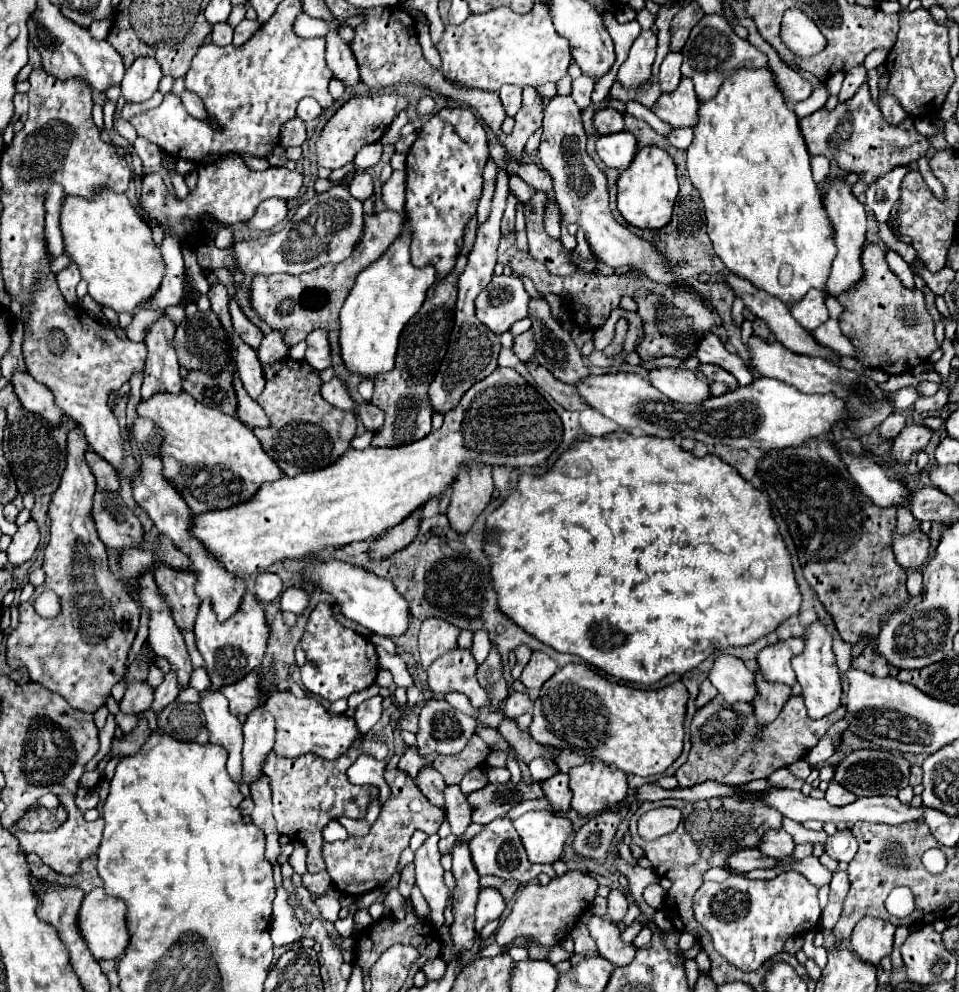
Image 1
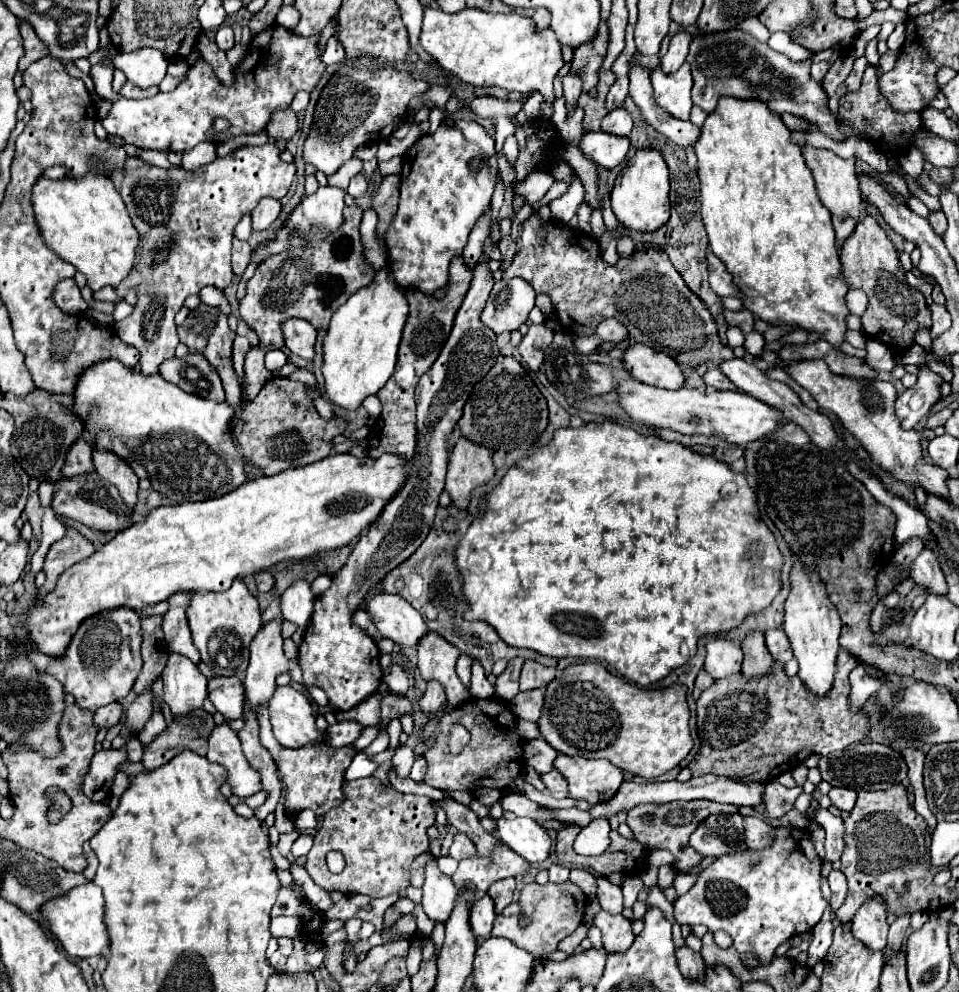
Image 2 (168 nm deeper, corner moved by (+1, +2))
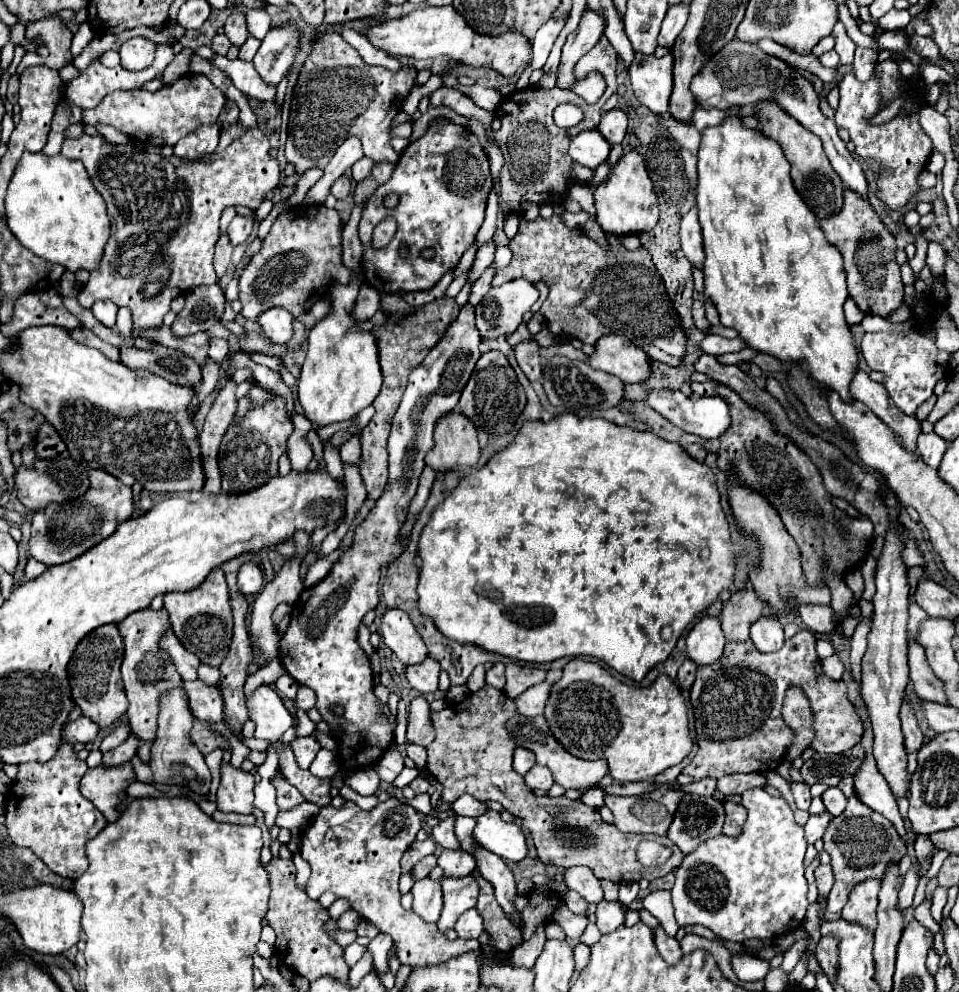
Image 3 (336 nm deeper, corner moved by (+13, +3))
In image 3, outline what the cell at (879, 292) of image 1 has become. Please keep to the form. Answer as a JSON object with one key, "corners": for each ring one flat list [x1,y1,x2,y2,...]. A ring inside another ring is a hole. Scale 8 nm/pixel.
{"corners":[[845,189,841,211,831,215,831,219,823,219,821,229,827,241,833,243,845,259,849,295,857,307,881,317,895,311,903,303,903,281,895,261,895,237,873,211,871,203,861,195,853,195,851,189]]}

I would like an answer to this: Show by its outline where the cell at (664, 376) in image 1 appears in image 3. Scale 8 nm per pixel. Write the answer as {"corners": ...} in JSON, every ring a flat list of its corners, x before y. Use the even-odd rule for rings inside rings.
{"corners":[[603,335,587,361,591,367,619,377,623,383,641,383,651,375,649,357,623,335]]}

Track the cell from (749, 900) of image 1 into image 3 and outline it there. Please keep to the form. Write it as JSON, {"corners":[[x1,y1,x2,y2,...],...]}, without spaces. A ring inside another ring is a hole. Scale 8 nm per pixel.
{"corners":[[759,787,741,797,749,813,743,831,737,837,721,833,699,843,677,867,677,881,671,891,675,919,679,927,709,927,721,939,773,939,797,929,805,919,809,907,803,875,807,841,783,797,773,797]]}

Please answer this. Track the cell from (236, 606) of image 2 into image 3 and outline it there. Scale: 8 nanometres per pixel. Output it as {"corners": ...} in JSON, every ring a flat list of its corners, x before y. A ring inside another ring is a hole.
{"corners":[[219,567,207,575,203,585,191,589,191,591,173,591,163,597,163,607,169,613,169,623,175,633,175,637,181,641,181,645,195,653,201,663,219,667,229,651,231,635,233,635,233,613,229,605,229,589,225,575]]}

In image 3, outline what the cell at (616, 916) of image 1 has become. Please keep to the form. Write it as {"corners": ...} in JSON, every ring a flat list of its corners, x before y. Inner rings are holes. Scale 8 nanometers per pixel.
{"corners":[[571,867,571,869,565,869,563,881,565,881,565,885,571,891,577,891,589,903,599,903,603,899,601,881,593,875,593,871,589,867]]}

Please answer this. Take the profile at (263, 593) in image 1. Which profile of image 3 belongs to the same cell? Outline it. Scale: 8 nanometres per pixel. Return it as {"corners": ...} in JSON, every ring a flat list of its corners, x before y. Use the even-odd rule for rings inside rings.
{"corners":[[253,561,243,563,243,567,239,569,239,575,237,575,237,585,239,585,239,591,243,595,259,593,259,589,263,587,263,571,261,571,261,567,257,563,253,563]]}

